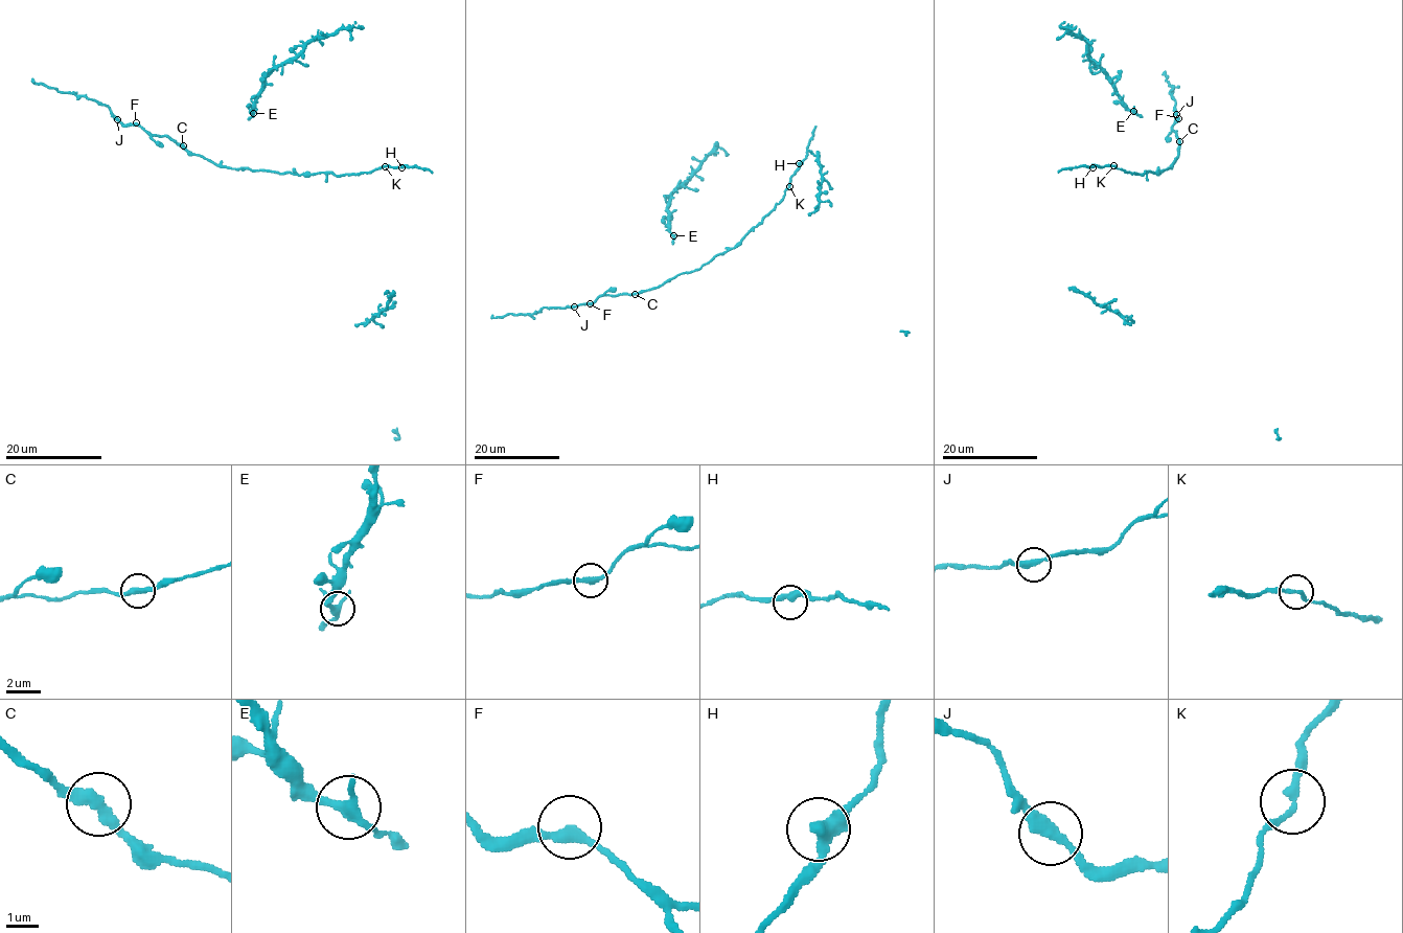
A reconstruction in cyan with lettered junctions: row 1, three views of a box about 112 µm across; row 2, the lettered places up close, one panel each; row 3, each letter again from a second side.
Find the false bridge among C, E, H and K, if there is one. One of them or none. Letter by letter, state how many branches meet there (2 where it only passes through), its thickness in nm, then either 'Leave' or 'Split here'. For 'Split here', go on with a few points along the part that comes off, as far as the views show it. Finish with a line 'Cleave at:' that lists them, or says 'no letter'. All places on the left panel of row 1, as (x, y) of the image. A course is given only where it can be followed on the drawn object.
C: Branches: 2. Thickness 340 nm. Leave
E: Branches: 2. Thickness 320 nm. Leave
H: Branches: 2. Thickness 360 nm. Leave
K: Branches: 2. Thickness 200 nm. Leave
Cleave at: no letter

